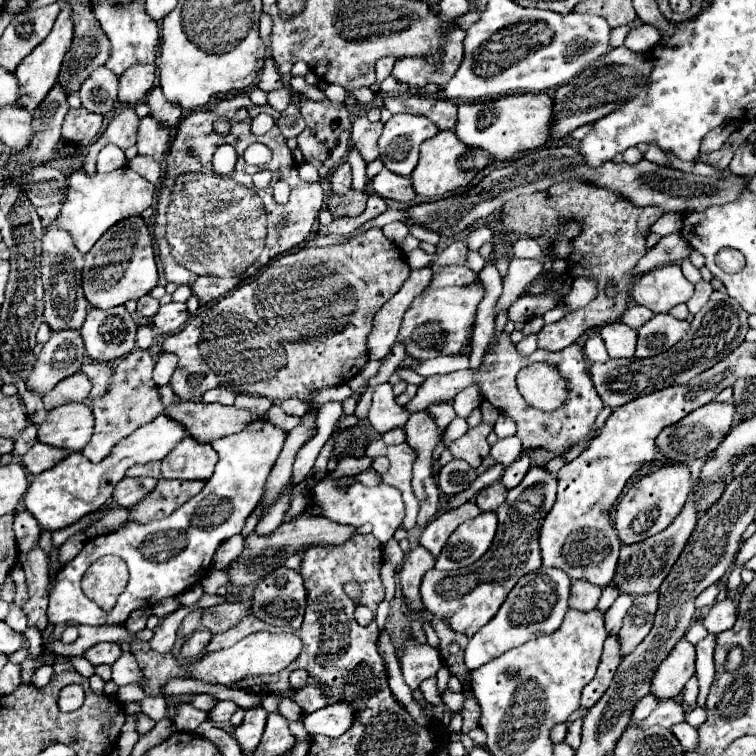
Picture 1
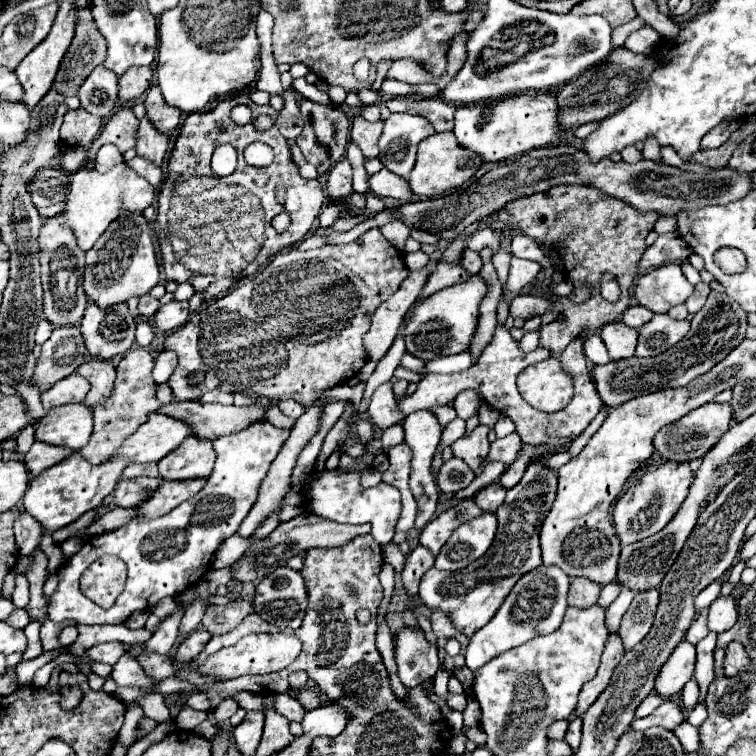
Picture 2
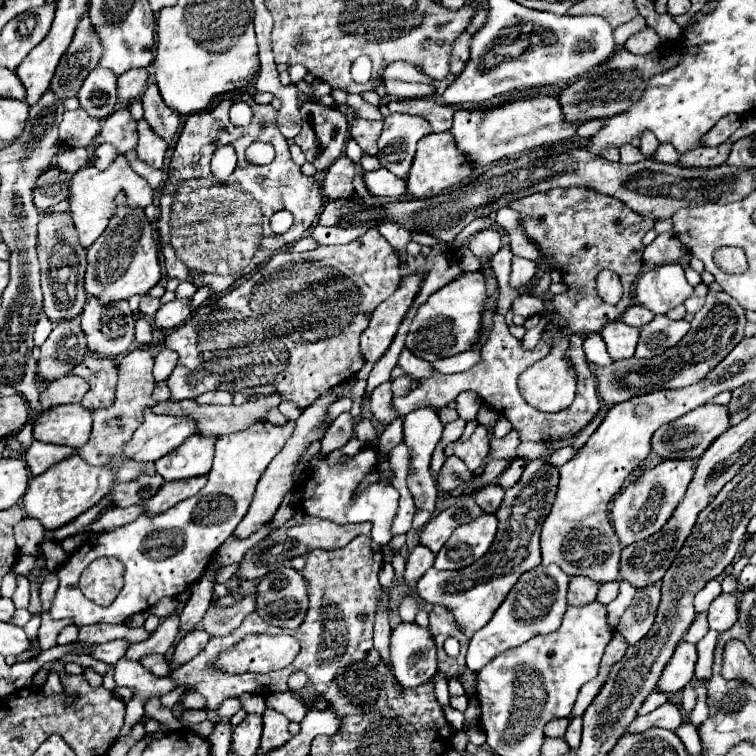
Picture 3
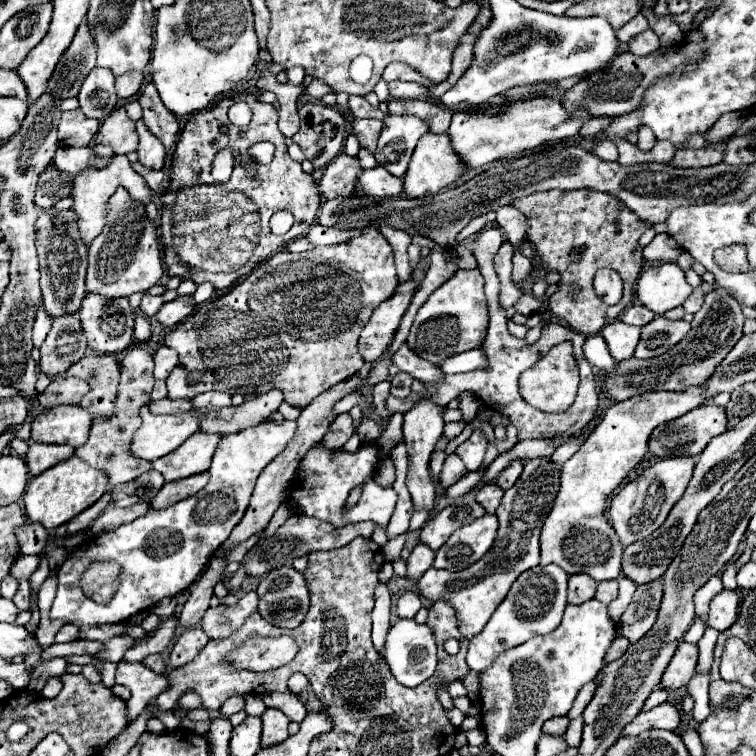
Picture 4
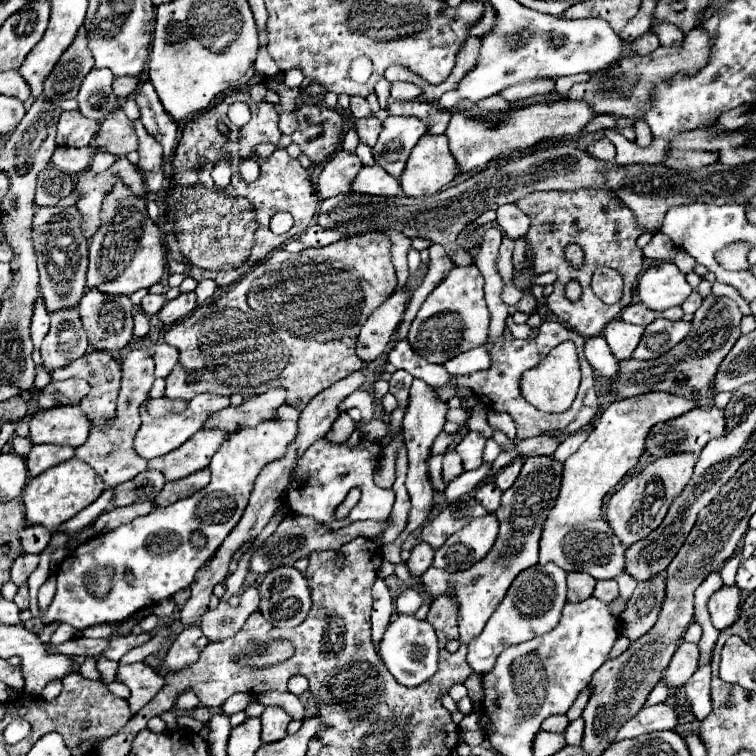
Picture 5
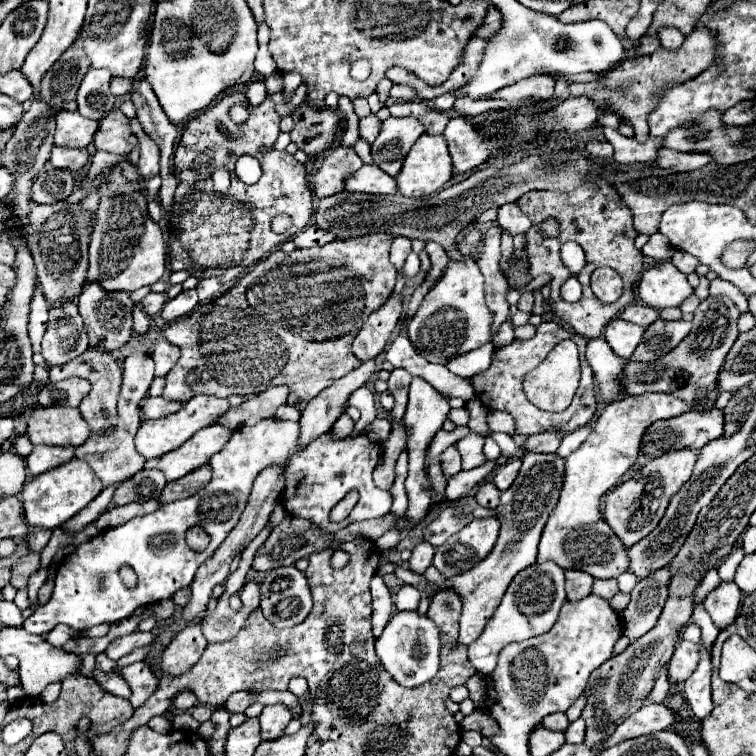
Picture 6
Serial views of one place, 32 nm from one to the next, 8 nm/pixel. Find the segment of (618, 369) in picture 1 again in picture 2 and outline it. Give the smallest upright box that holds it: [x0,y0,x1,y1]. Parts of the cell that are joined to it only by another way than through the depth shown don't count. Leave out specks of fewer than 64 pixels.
[592,294,748,406]

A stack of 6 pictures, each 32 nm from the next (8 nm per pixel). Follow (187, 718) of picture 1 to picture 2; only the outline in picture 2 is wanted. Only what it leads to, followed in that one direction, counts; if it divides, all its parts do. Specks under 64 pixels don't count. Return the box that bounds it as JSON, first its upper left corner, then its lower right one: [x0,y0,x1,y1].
[176,706,207,731]

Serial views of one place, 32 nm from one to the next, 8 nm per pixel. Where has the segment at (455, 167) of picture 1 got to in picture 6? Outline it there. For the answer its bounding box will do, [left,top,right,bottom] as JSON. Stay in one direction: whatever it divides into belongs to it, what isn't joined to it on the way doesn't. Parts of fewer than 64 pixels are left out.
[396,134,452,198]

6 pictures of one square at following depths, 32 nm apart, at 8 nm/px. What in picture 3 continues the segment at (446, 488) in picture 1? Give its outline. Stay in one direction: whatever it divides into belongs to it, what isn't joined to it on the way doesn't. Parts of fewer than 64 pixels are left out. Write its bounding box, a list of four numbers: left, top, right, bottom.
[436,456,472,492]

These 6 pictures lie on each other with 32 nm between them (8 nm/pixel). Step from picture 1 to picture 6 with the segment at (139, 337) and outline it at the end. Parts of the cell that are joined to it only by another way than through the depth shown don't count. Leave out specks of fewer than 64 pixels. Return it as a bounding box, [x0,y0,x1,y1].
[132,304,150,334]

